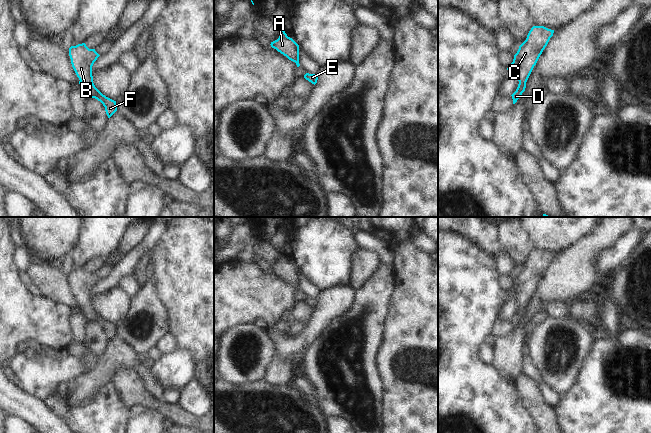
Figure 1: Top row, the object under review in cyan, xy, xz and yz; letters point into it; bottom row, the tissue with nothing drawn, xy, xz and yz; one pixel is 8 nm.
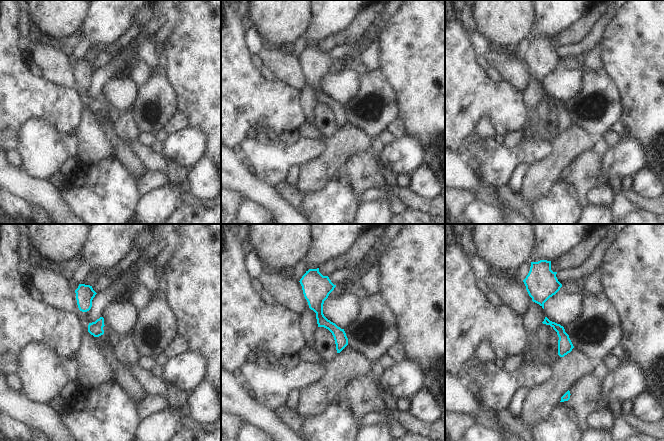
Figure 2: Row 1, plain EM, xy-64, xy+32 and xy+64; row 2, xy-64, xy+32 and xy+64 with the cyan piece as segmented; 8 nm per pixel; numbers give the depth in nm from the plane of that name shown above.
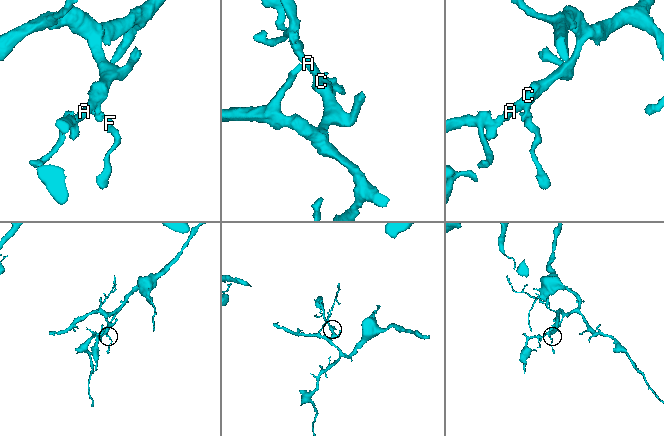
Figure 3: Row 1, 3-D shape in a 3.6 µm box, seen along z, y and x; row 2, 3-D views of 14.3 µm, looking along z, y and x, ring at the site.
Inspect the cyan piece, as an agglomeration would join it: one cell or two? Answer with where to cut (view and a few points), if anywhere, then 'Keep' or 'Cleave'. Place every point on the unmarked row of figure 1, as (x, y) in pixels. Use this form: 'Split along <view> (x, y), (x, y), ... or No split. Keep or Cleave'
No split. Keep

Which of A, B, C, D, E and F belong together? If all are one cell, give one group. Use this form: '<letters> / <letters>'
A B C D E F

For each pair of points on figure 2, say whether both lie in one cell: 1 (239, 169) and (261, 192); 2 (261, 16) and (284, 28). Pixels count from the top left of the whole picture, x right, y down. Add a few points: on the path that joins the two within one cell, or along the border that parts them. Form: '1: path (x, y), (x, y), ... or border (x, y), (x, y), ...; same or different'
1: path (244, 175), (255, 186); same
2: path (267, 16), (272, 16), (278, 22); same

